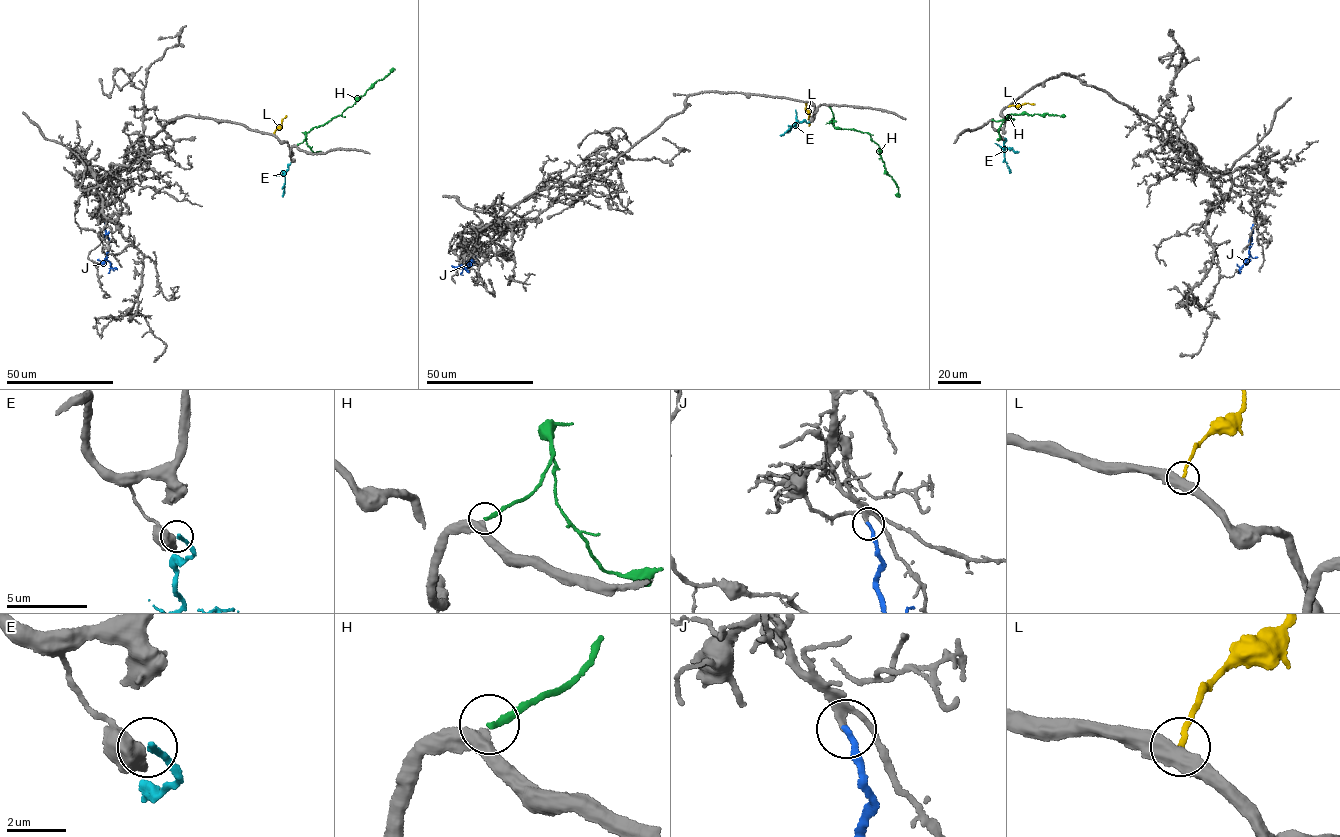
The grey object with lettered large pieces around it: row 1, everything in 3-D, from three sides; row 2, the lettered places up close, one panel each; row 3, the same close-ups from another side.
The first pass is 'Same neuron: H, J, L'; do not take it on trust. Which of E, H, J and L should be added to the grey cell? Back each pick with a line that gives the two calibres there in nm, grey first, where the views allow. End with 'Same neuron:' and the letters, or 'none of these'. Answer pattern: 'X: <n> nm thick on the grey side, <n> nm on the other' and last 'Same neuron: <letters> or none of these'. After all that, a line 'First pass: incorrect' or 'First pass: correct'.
H: 440 nm thick on the grey side, 200 nm on the other
J: 200 nm thick on the grey side, 220 nm on the other
L: 460 nm thick on the grey side, 170 nm on the other
Same neuron: H, J, L
First pass: correct

